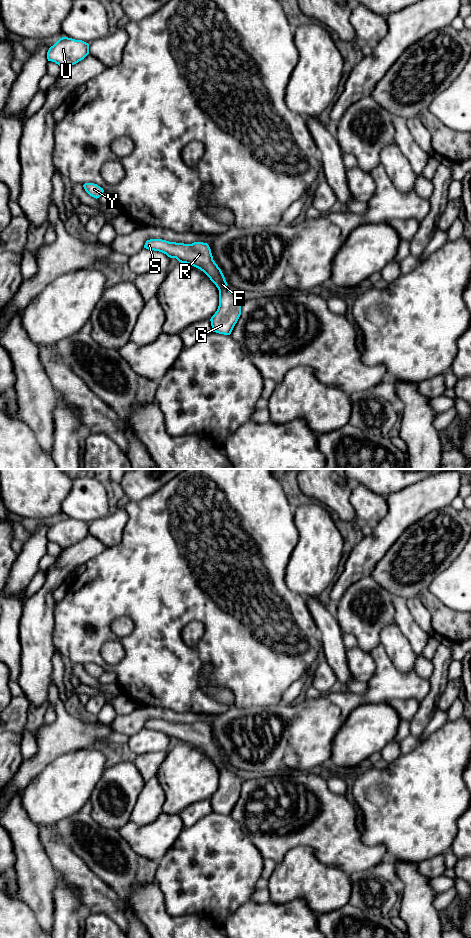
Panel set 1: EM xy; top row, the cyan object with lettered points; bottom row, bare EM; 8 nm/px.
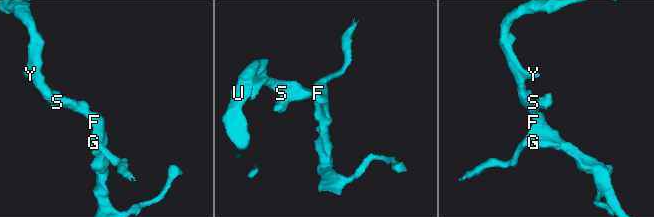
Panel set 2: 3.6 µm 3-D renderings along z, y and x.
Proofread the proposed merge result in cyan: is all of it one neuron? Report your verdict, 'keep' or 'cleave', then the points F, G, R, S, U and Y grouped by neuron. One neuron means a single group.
keep; F G R S U Y

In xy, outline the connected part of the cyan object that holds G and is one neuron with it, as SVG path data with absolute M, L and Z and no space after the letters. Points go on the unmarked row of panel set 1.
M162 719L147 720L144 728L159 731L181 743L192 745L203 751L219 770L219 786L211 797L213 812L230 815L241 795L241 779L227 768L225 757L213 740L207 723L192 724L169 722Z

